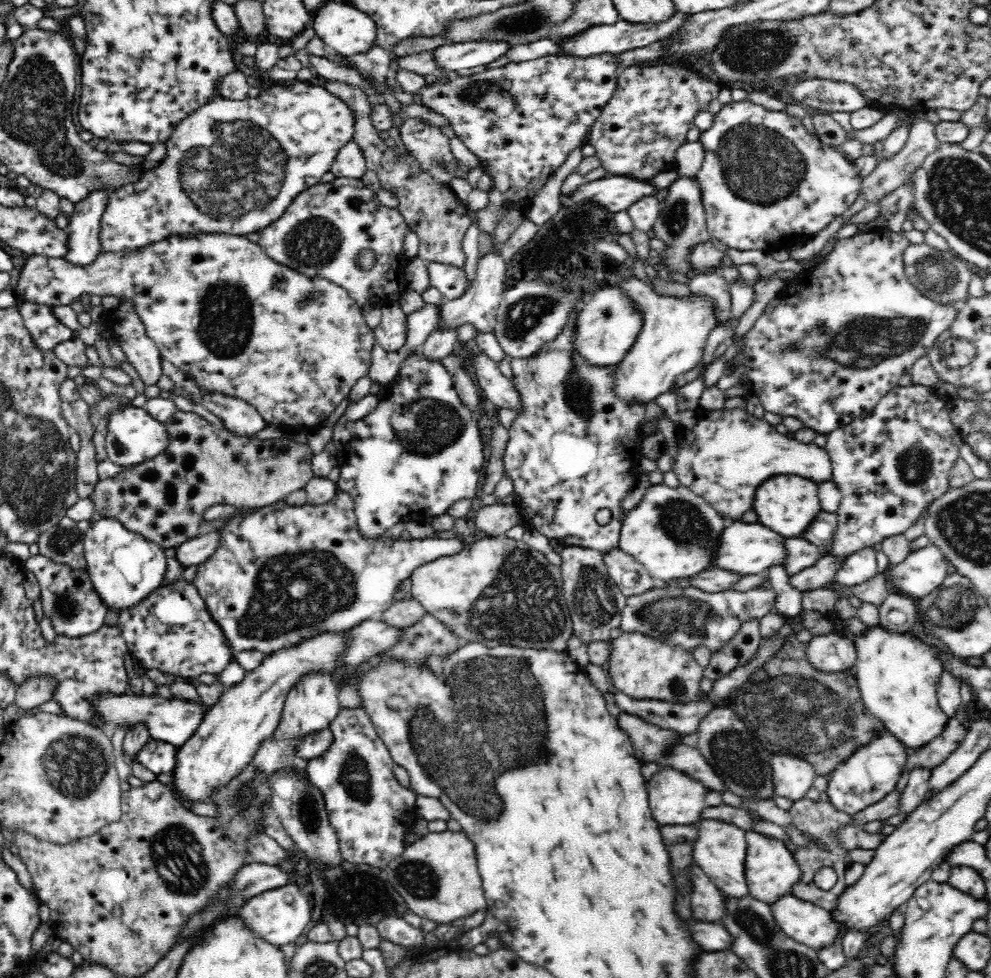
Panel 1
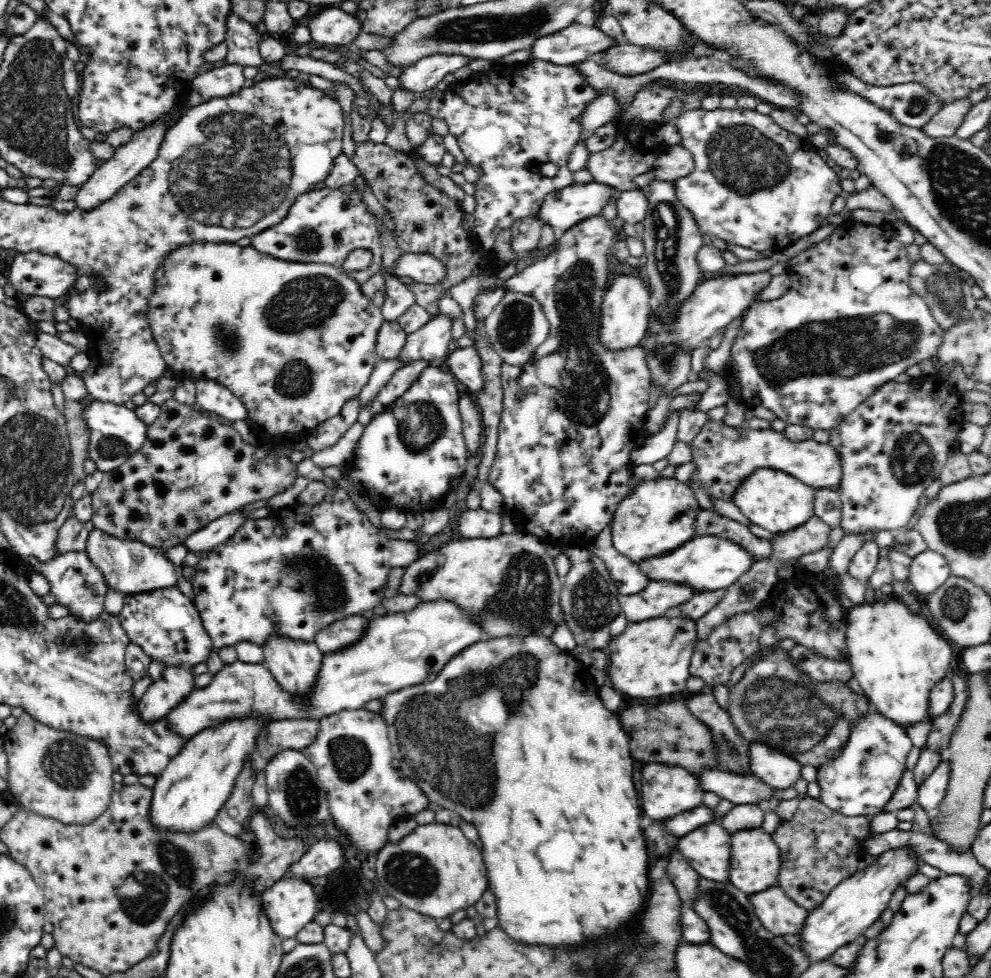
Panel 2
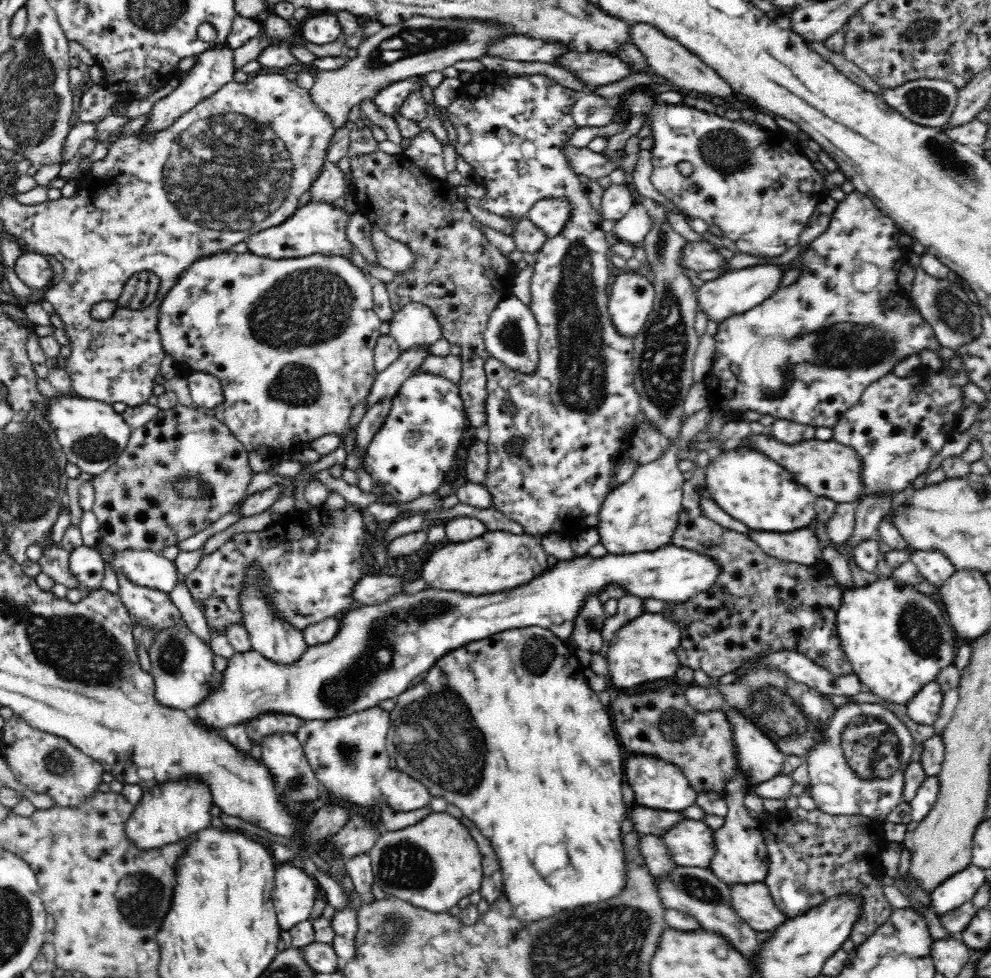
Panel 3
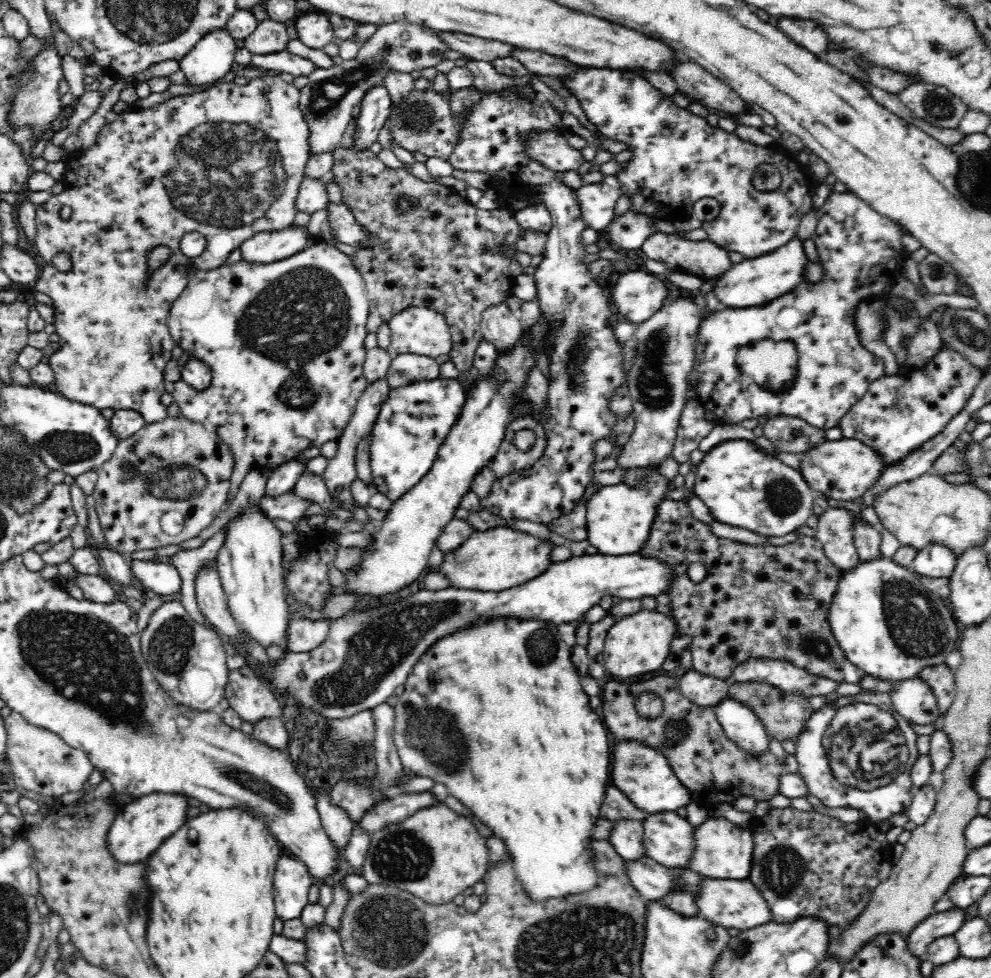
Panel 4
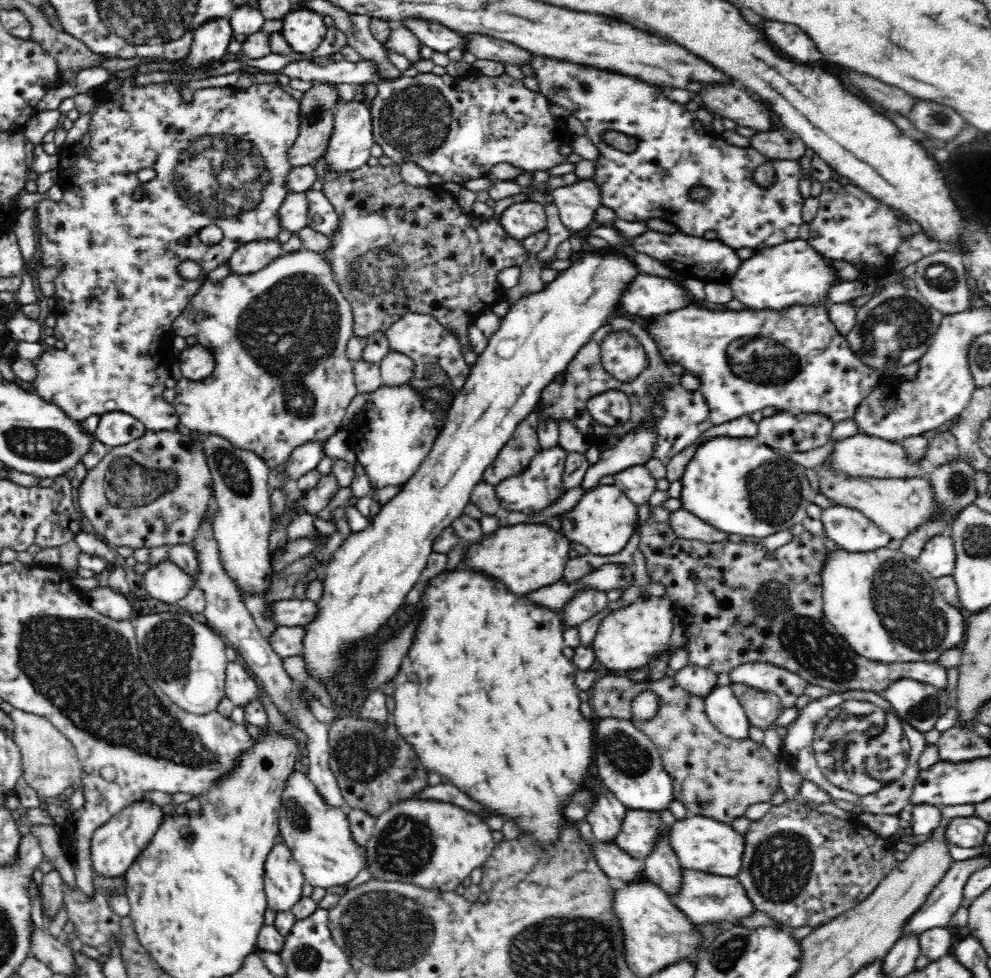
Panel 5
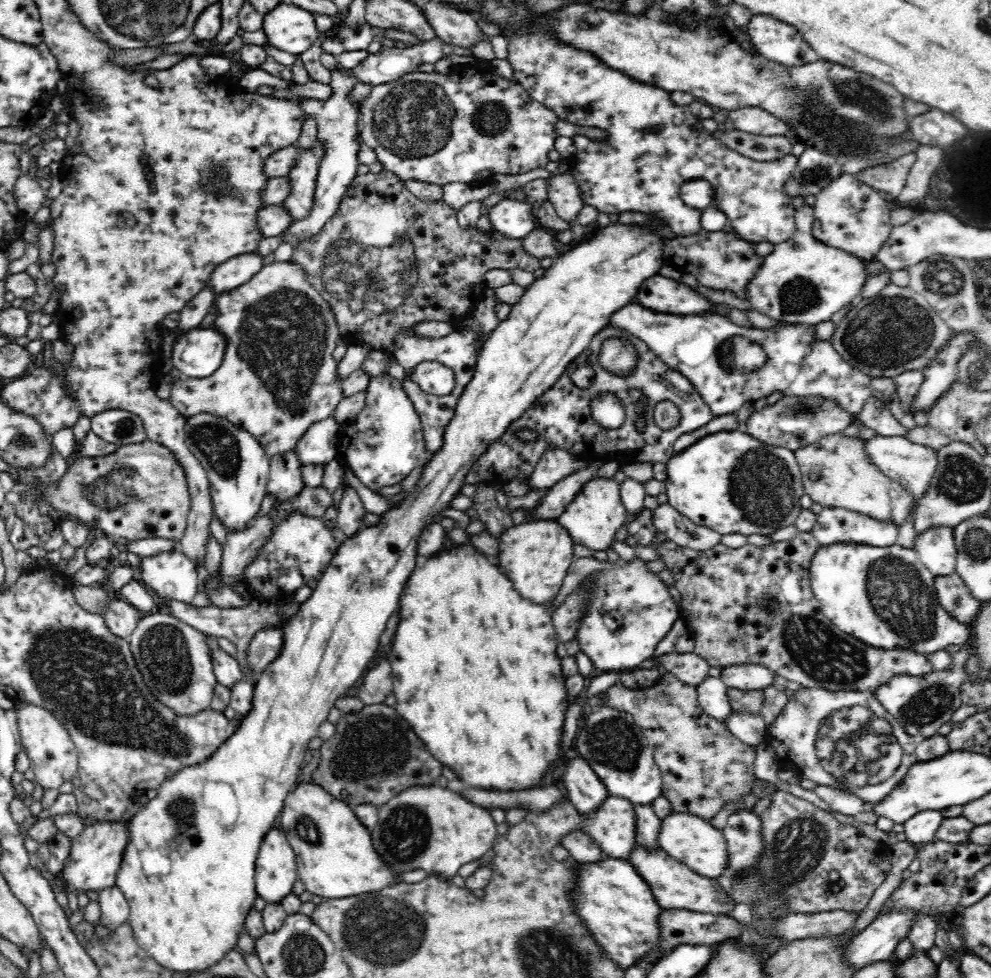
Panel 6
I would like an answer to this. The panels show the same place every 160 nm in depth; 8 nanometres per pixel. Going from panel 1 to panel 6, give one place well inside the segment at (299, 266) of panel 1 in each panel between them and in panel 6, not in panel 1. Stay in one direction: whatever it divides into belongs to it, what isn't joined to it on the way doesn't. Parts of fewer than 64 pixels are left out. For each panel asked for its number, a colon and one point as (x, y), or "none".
2: (325, 225)
3: (317, 227)
4: (264, 247)
5: (250, 258)
6: (235, 272)

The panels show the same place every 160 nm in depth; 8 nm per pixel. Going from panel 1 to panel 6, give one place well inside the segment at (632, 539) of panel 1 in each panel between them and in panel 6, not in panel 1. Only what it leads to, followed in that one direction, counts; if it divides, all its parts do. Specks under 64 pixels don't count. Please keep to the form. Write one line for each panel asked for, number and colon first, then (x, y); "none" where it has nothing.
2: (658, 516)
3: (640, 514)
4: (618, 519)
5: (603, 520)
6: (597, 512)

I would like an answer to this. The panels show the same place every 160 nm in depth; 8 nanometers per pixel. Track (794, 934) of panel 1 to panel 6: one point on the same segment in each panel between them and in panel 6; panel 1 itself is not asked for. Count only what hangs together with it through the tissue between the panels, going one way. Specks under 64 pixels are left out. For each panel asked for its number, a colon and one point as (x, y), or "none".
2: (778, 914)
3: (752, 903)
4: (728, 903)
5: (703, 898)
6: (674, 886)

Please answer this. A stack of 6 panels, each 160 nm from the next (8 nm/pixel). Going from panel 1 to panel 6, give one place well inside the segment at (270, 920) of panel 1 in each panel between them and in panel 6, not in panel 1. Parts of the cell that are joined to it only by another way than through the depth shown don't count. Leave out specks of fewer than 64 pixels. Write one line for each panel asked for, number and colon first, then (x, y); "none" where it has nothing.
2: (291, 903)
3: (295, 890)
4: (291, 881)
5: (283, 879)
6: (275, 869)

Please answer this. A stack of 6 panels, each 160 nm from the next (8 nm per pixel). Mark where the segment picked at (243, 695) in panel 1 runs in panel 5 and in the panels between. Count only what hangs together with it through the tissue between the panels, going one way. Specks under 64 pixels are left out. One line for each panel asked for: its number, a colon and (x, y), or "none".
2: (186, 797)
3: (169, 812)
4: (144, 823)
5: (114, 846)

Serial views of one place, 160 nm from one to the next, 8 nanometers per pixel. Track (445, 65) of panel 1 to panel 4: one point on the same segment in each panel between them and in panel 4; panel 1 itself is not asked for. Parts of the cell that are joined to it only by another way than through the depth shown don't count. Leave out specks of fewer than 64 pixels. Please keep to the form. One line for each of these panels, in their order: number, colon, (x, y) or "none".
2: (423, 75)
3: (387, 101)
4: (376, 105)

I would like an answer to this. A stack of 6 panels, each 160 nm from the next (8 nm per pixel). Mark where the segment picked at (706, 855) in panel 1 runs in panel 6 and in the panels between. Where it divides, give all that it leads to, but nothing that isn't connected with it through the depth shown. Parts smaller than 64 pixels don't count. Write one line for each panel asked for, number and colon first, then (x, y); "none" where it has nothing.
2: (707, 849)
3: (690, 843)
4: (668, 839)
5: (639, 830)
6: (611, 826)

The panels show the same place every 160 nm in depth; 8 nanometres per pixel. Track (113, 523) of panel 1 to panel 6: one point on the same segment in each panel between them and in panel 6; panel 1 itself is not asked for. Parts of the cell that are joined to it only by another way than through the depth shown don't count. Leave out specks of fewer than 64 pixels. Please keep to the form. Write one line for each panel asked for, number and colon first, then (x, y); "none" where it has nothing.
2: (129, 566)
3: (150, 569)
4: (158, 576)
5: (165, 581)
6: (171, 575)

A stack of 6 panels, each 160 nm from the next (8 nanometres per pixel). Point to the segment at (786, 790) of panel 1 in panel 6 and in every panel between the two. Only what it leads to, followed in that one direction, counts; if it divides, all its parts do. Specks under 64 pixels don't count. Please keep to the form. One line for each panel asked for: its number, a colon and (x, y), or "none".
2: (779, 771)
3: (760, 759)
4: (739, 723)
5: (723, 708)
6: (711, 693)

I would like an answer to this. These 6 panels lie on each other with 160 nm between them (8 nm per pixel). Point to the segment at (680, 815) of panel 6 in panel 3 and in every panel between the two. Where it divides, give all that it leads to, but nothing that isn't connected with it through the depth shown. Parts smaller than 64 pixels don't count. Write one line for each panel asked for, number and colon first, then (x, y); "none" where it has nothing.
3: (740, 857)
4: (723, 850)
5: (701, 844)

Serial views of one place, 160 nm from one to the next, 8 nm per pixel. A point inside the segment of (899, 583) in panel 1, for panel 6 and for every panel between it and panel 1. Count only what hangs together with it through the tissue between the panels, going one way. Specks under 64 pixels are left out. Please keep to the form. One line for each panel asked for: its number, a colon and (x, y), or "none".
2: (929, 570)
3: (934, 566)
4: (936, 560)
5: (938, 557)
6: (936, 547)

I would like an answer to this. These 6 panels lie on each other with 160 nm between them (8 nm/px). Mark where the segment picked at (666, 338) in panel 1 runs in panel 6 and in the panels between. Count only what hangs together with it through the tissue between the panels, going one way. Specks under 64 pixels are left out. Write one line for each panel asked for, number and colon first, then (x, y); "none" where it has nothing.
2: (716, 302)
3: (735, 292)
4: (753, 282)
5: (793, 273)
6: (803, 281)

